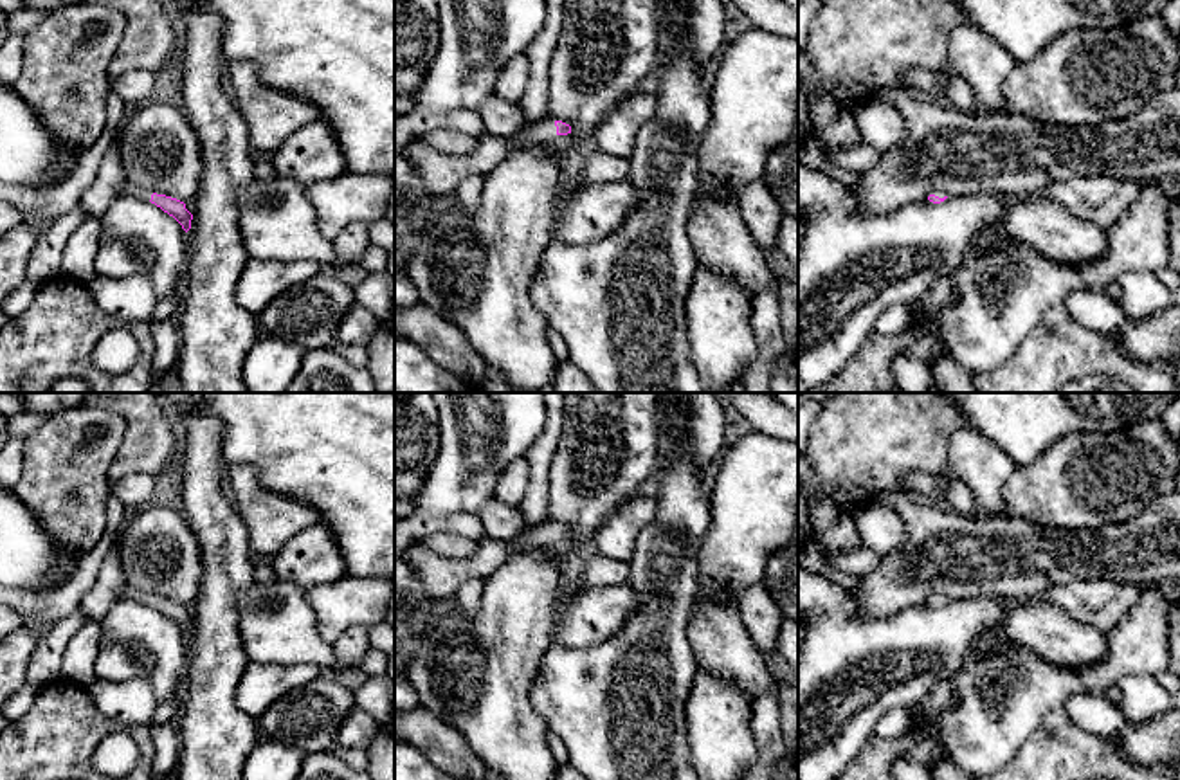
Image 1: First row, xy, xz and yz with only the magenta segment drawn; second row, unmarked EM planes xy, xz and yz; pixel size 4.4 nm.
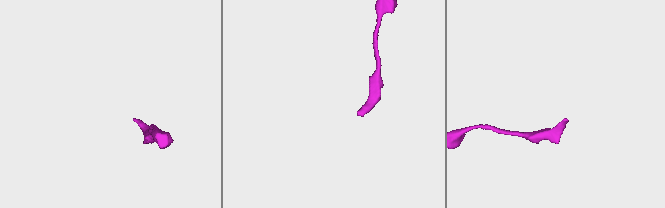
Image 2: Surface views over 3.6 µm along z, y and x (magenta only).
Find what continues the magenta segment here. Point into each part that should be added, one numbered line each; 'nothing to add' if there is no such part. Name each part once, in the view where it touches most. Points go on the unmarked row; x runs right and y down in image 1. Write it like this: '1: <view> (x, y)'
1: xz (442, 577)

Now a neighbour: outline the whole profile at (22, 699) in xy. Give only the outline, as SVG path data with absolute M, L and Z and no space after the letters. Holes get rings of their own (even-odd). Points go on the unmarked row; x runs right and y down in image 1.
M23 683L0 708L7 722L18 721L36 701L38 690Z

